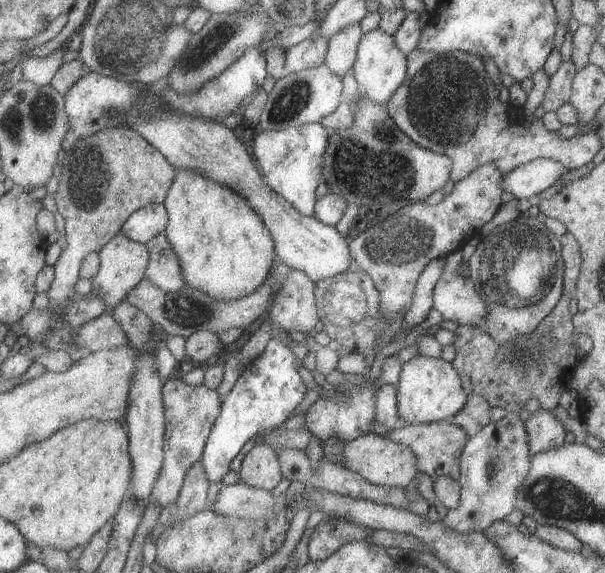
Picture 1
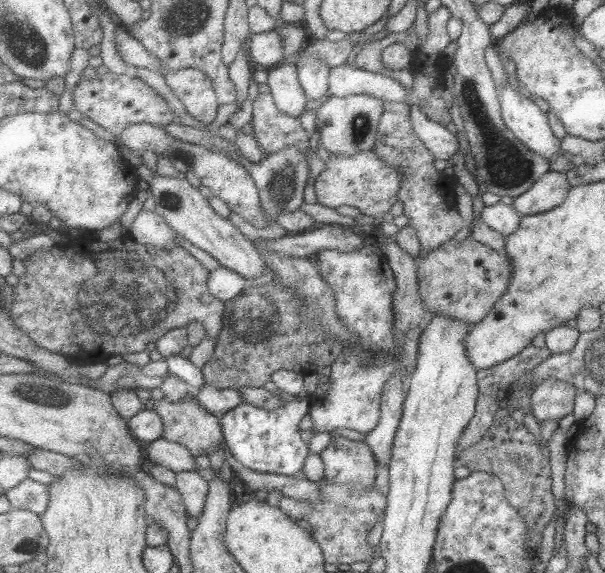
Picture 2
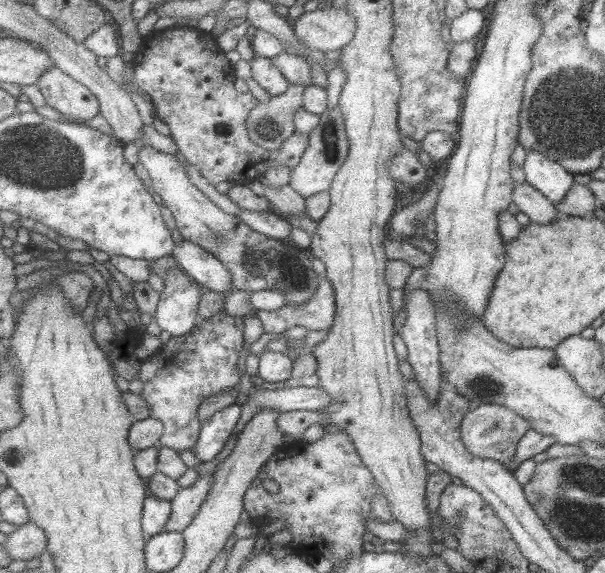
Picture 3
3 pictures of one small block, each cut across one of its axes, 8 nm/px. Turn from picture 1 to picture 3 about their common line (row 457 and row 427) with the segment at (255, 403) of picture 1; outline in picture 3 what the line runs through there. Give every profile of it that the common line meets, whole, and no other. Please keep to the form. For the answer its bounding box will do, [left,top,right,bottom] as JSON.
[192,403,243,462]

